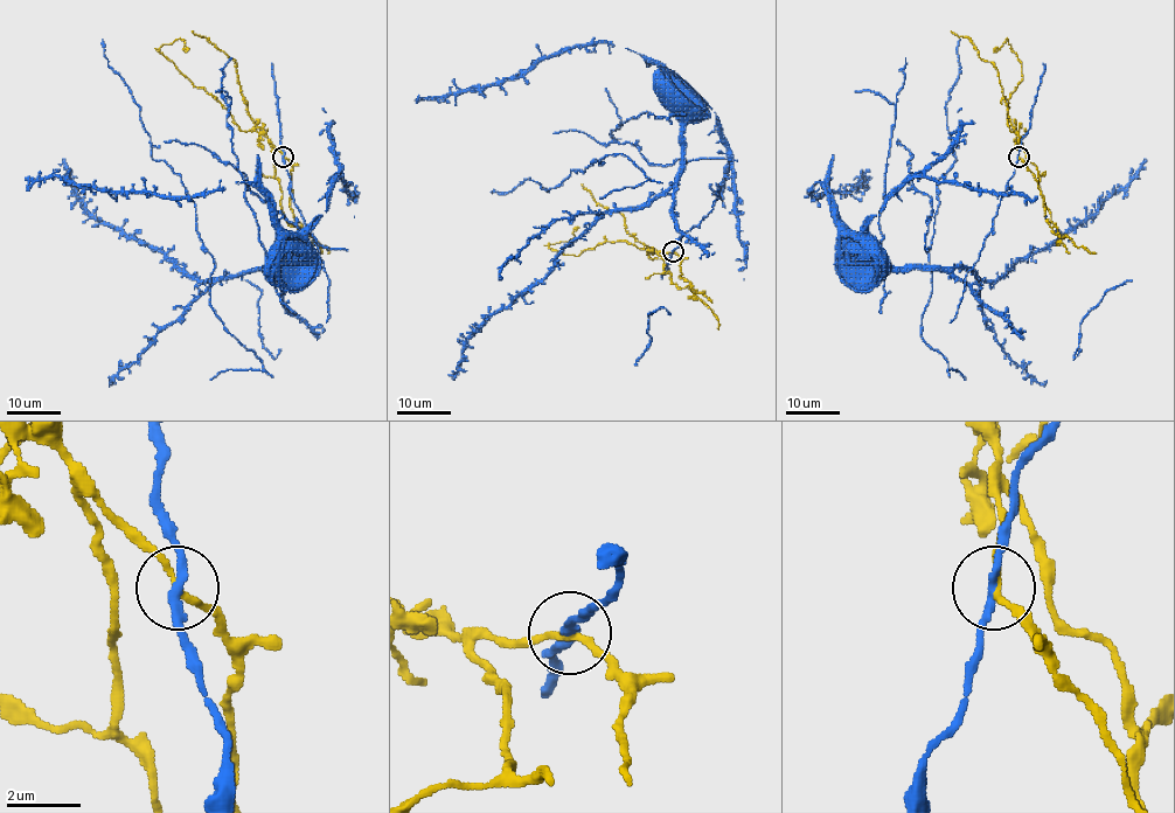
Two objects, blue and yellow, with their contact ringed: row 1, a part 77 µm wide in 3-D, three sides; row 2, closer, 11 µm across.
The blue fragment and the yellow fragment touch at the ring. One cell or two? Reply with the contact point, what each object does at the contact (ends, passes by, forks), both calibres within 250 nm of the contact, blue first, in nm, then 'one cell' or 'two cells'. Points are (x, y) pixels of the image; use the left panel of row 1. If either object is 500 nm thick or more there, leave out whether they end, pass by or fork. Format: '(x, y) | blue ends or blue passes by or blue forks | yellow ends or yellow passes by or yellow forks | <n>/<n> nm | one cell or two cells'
(283, 157) | blue passes by | yellow passes by | 220/160 nm | two cells

